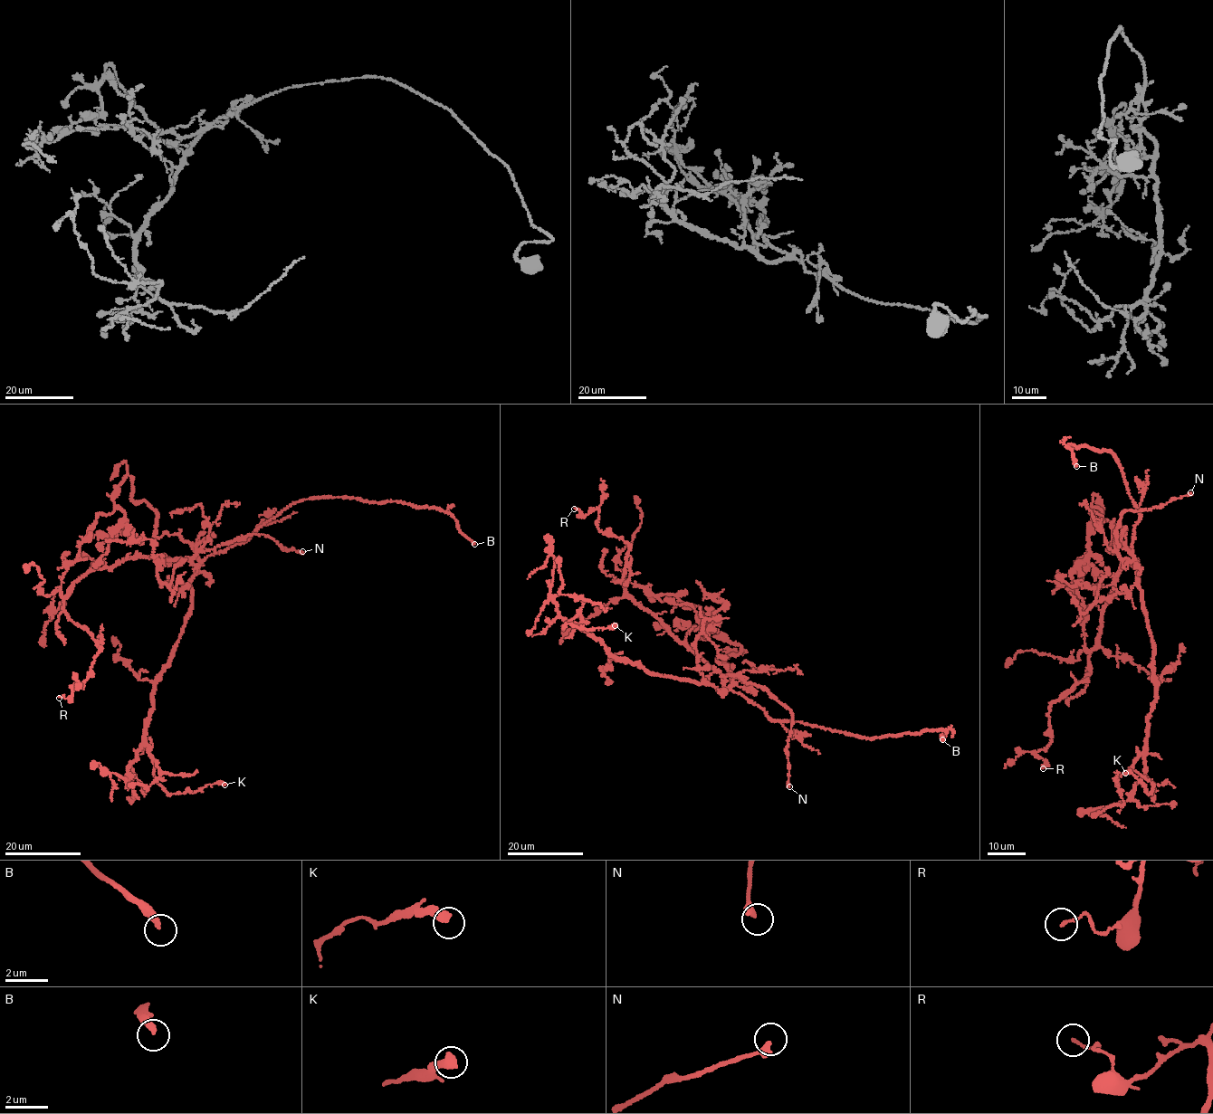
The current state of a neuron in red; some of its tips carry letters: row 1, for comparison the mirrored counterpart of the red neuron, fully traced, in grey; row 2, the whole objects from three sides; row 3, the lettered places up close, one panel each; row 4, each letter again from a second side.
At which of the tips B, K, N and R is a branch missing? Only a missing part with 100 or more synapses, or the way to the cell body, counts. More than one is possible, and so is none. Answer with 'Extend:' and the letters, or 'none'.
Extend: B

